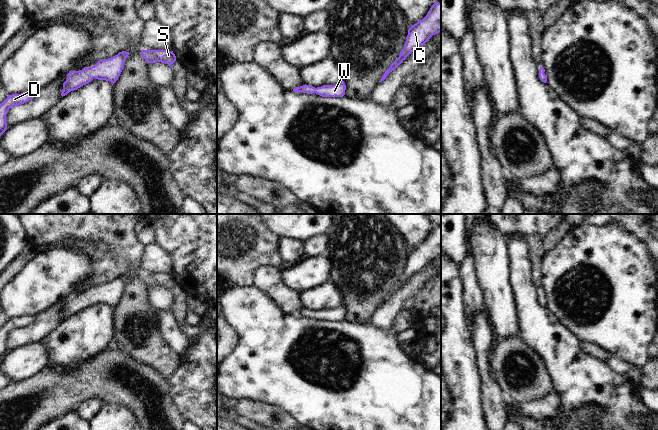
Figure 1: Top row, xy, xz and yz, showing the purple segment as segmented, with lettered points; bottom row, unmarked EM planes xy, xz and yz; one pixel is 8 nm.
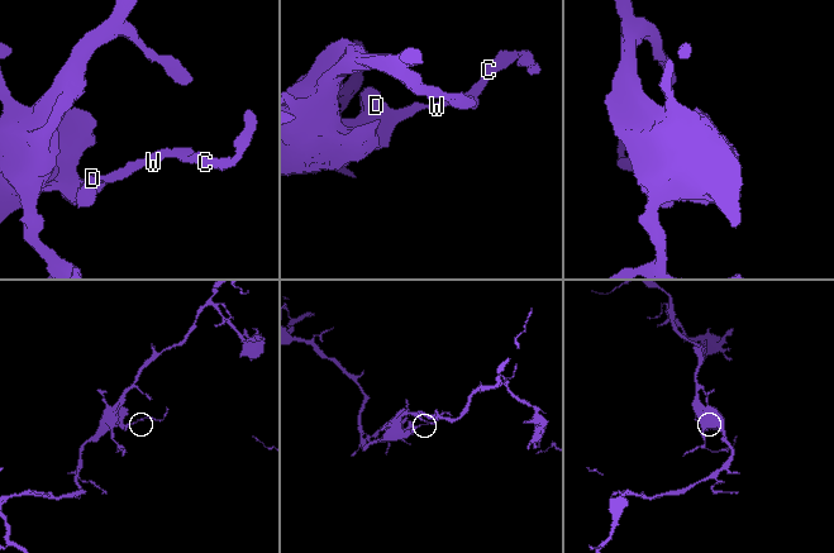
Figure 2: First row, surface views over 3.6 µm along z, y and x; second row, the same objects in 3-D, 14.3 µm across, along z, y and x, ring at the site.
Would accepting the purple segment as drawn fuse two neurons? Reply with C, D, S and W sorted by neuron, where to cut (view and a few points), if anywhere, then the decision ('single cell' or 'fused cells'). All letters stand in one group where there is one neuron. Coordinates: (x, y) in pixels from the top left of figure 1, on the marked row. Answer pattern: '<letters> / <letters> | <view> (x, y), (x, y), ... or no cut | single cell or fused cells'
C D S W | no cut | single cell

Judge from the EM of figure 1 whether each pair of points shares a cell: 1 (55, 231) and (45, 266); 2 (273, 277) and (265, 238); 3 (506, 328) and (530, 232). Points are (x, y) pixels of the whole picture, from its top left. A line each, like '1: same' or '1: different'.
1: different
2: different
3: different

